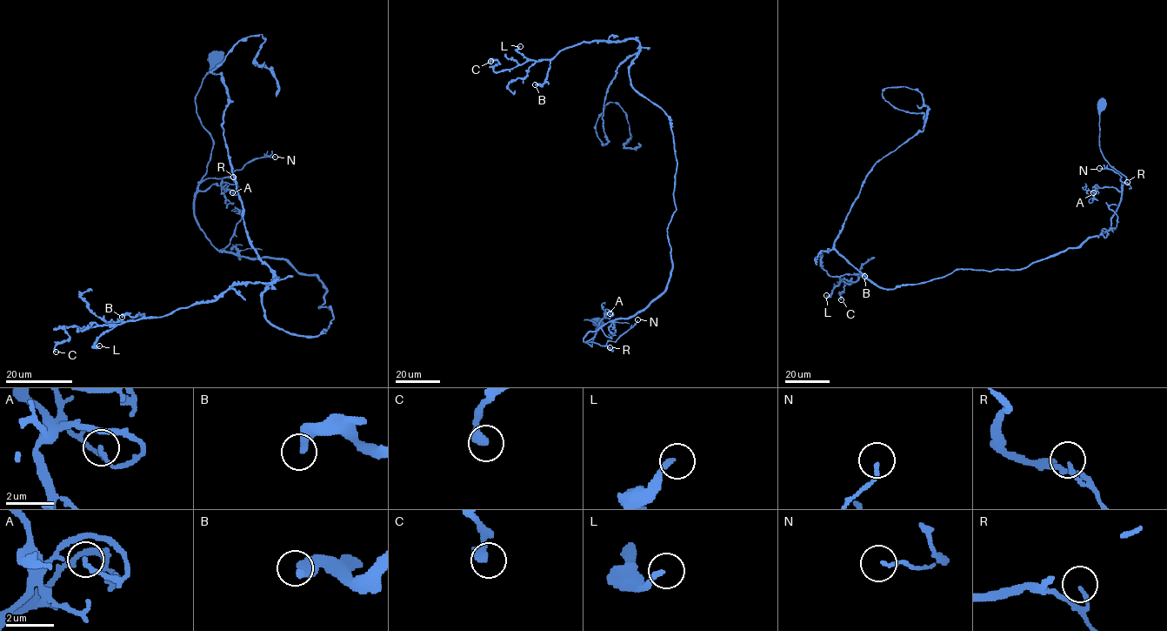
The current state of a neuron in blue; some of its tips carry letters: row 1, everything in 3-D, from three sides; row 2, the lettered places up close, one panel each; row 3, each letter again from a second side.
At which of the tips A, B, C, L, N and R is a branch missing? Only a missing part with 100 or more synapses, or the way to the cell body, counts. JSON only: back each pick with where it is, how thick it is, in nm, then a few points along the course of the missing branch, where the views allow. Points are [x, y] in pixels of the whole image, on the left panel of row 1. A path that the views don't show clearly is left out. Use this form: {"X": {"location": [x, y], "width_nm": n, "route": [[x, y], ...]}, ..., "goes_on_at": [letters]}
{"goes_on_at": []}

